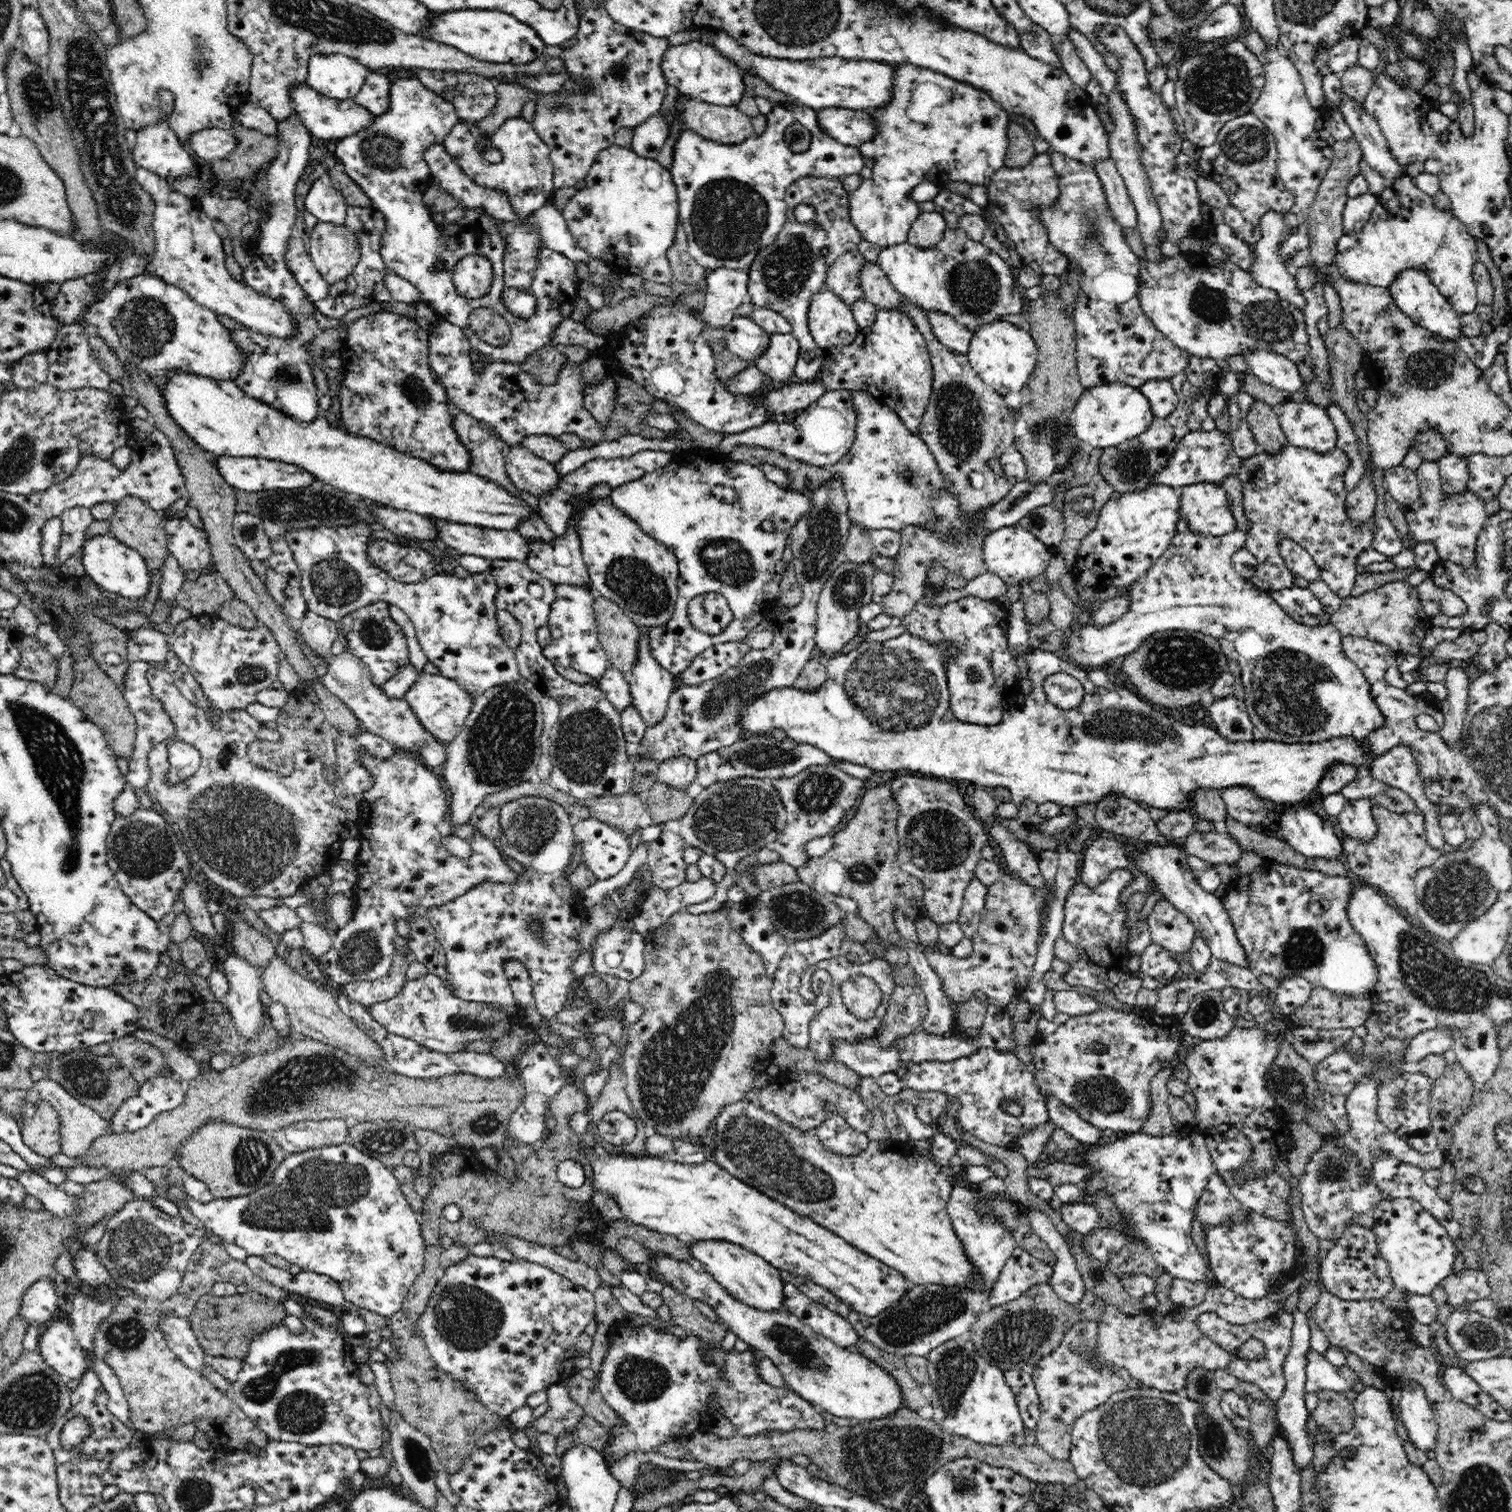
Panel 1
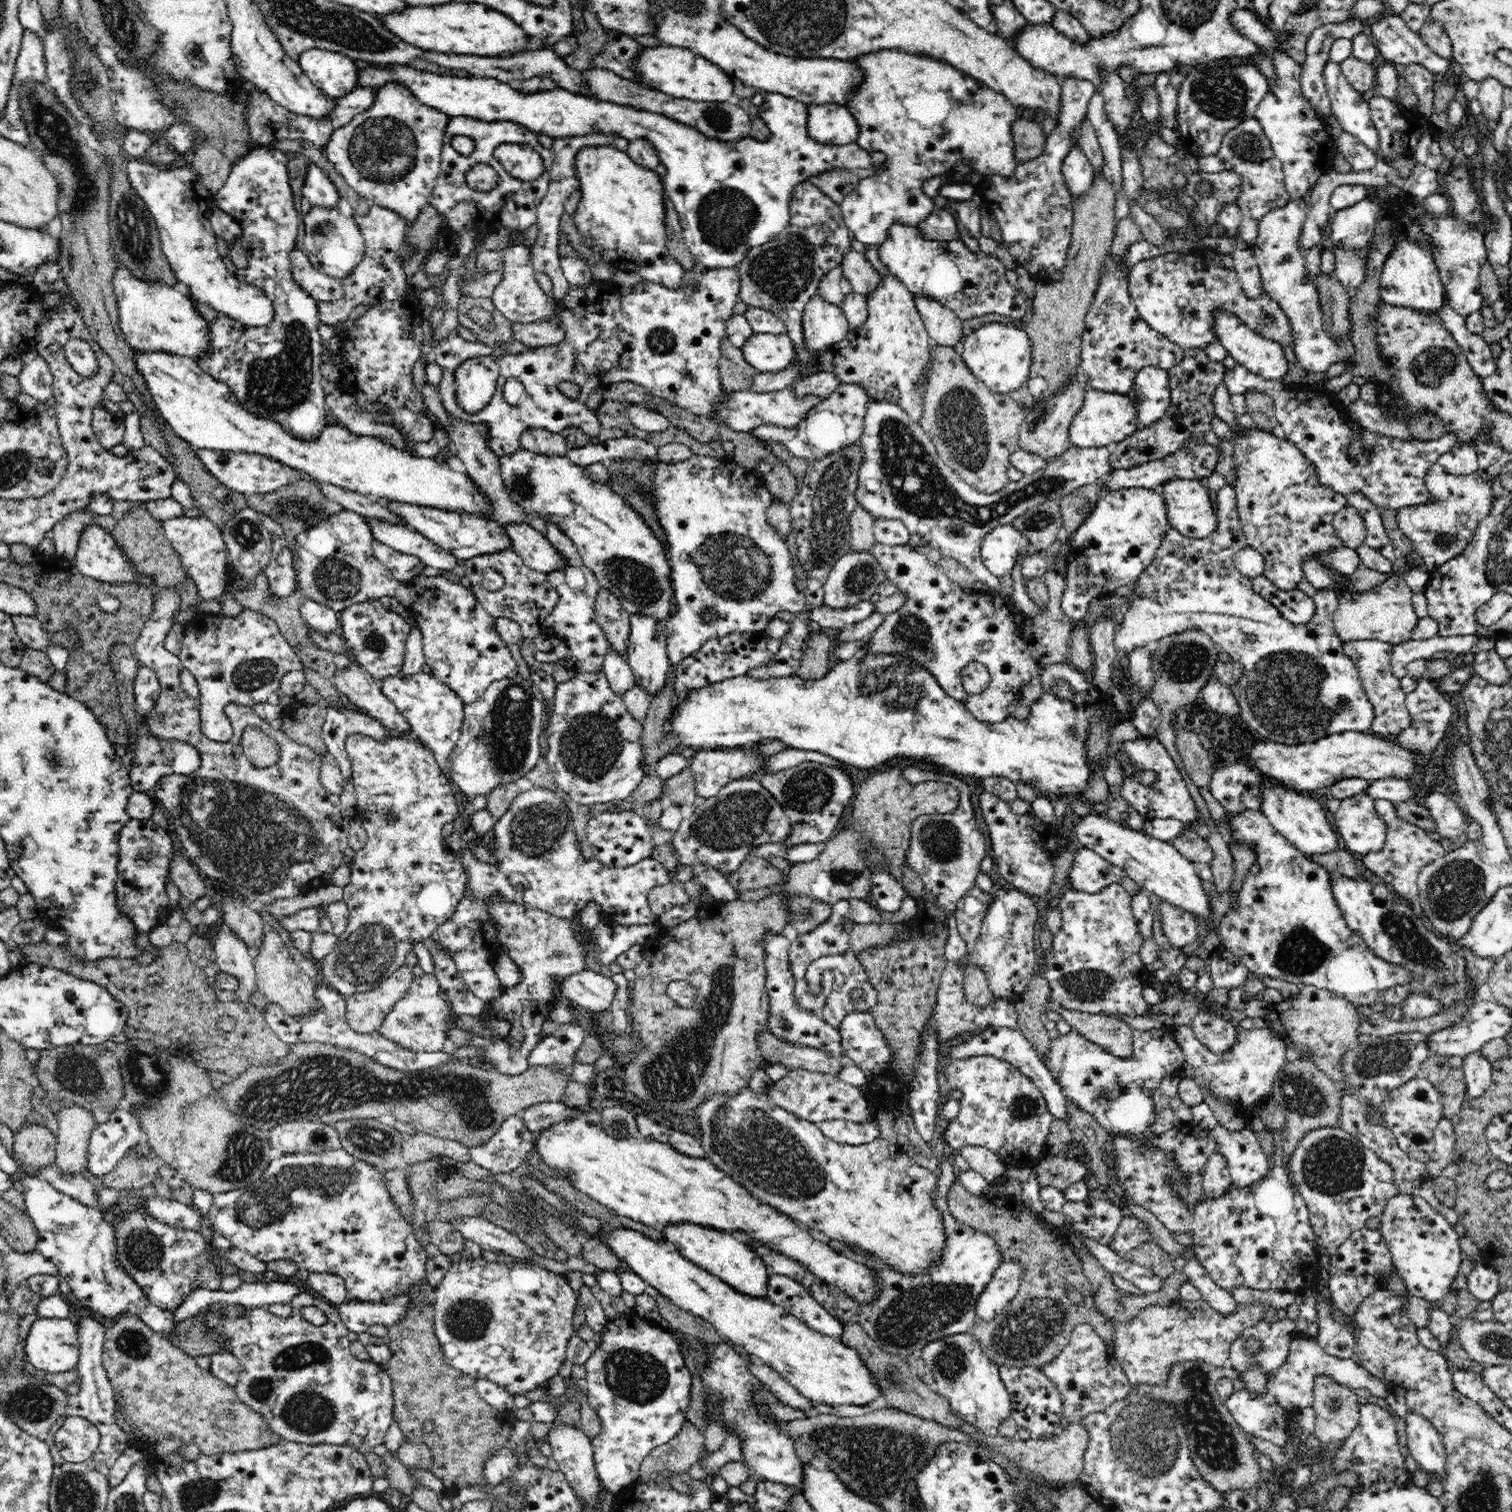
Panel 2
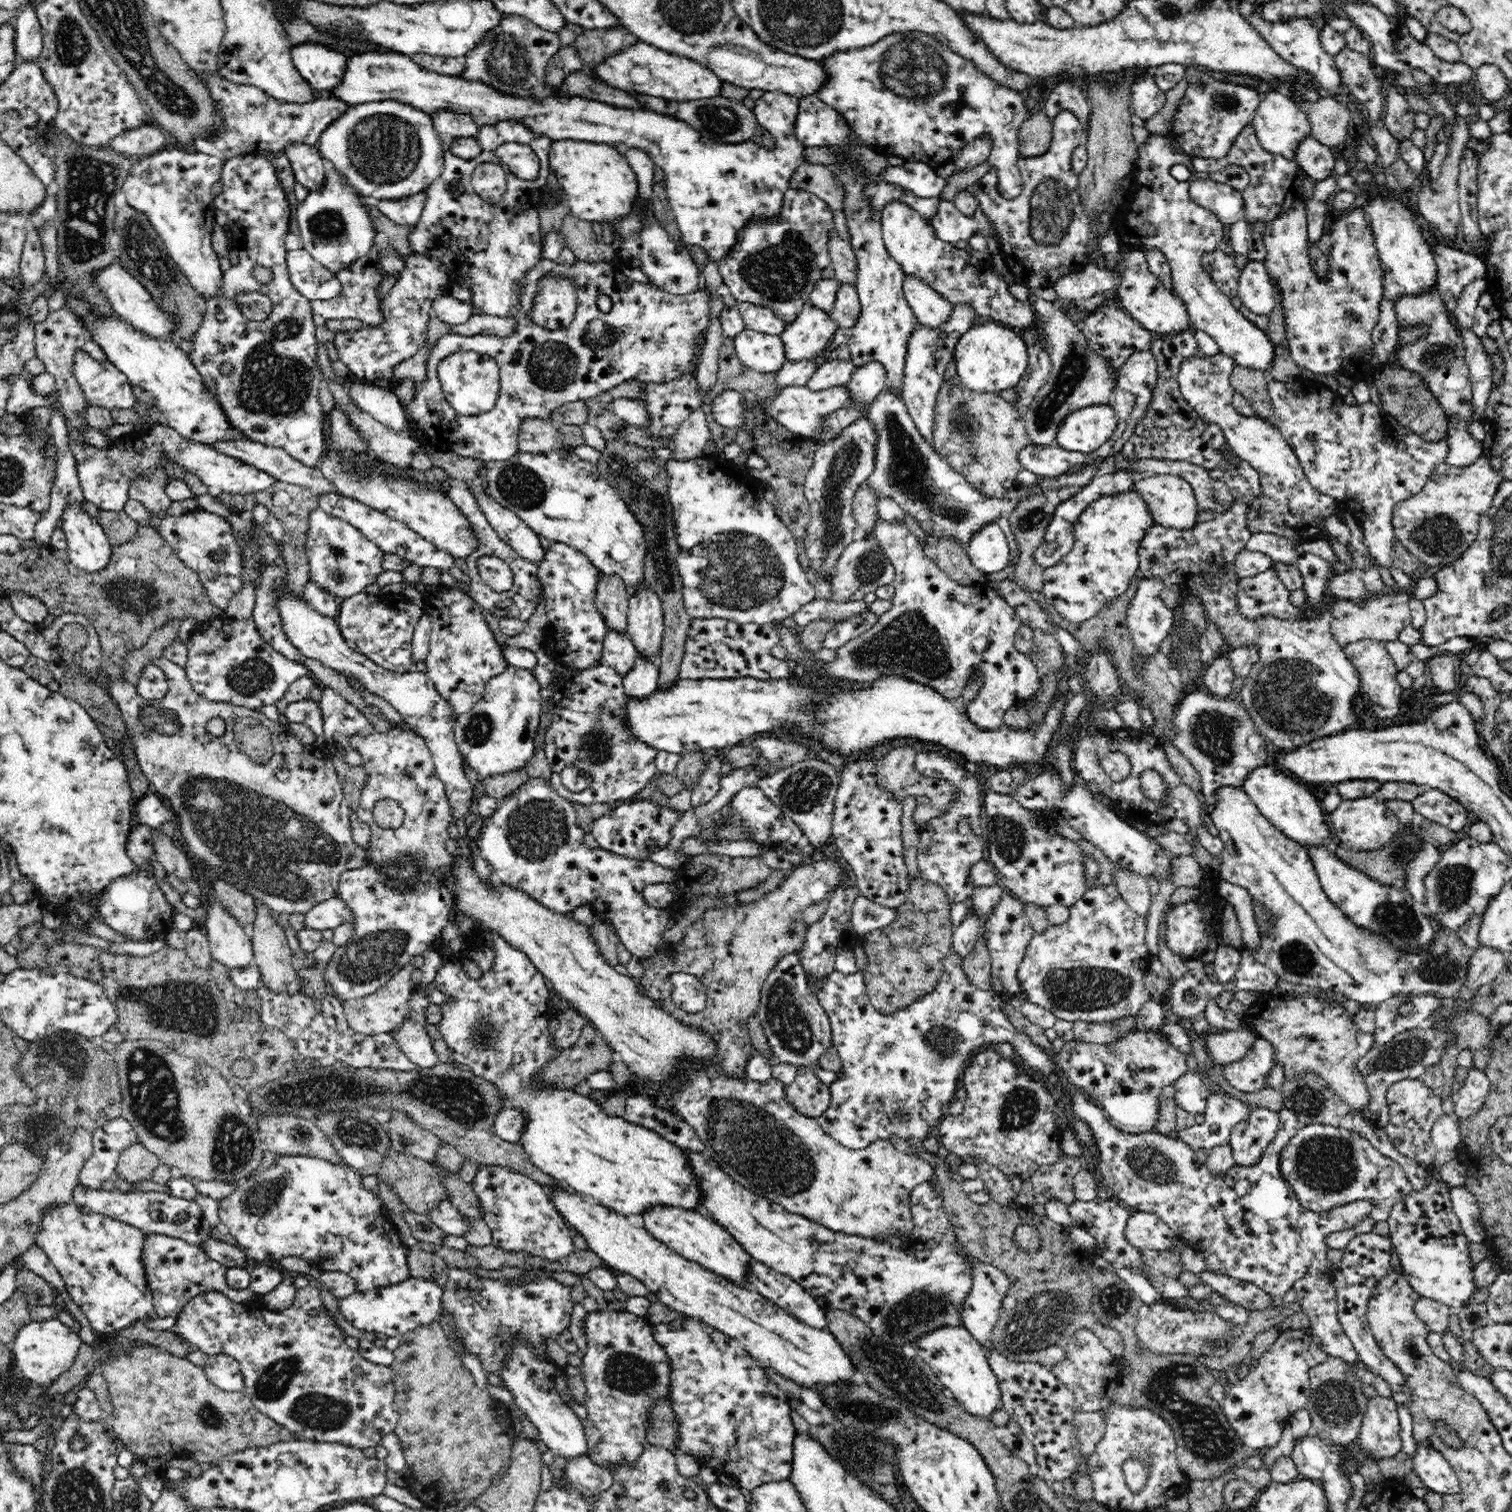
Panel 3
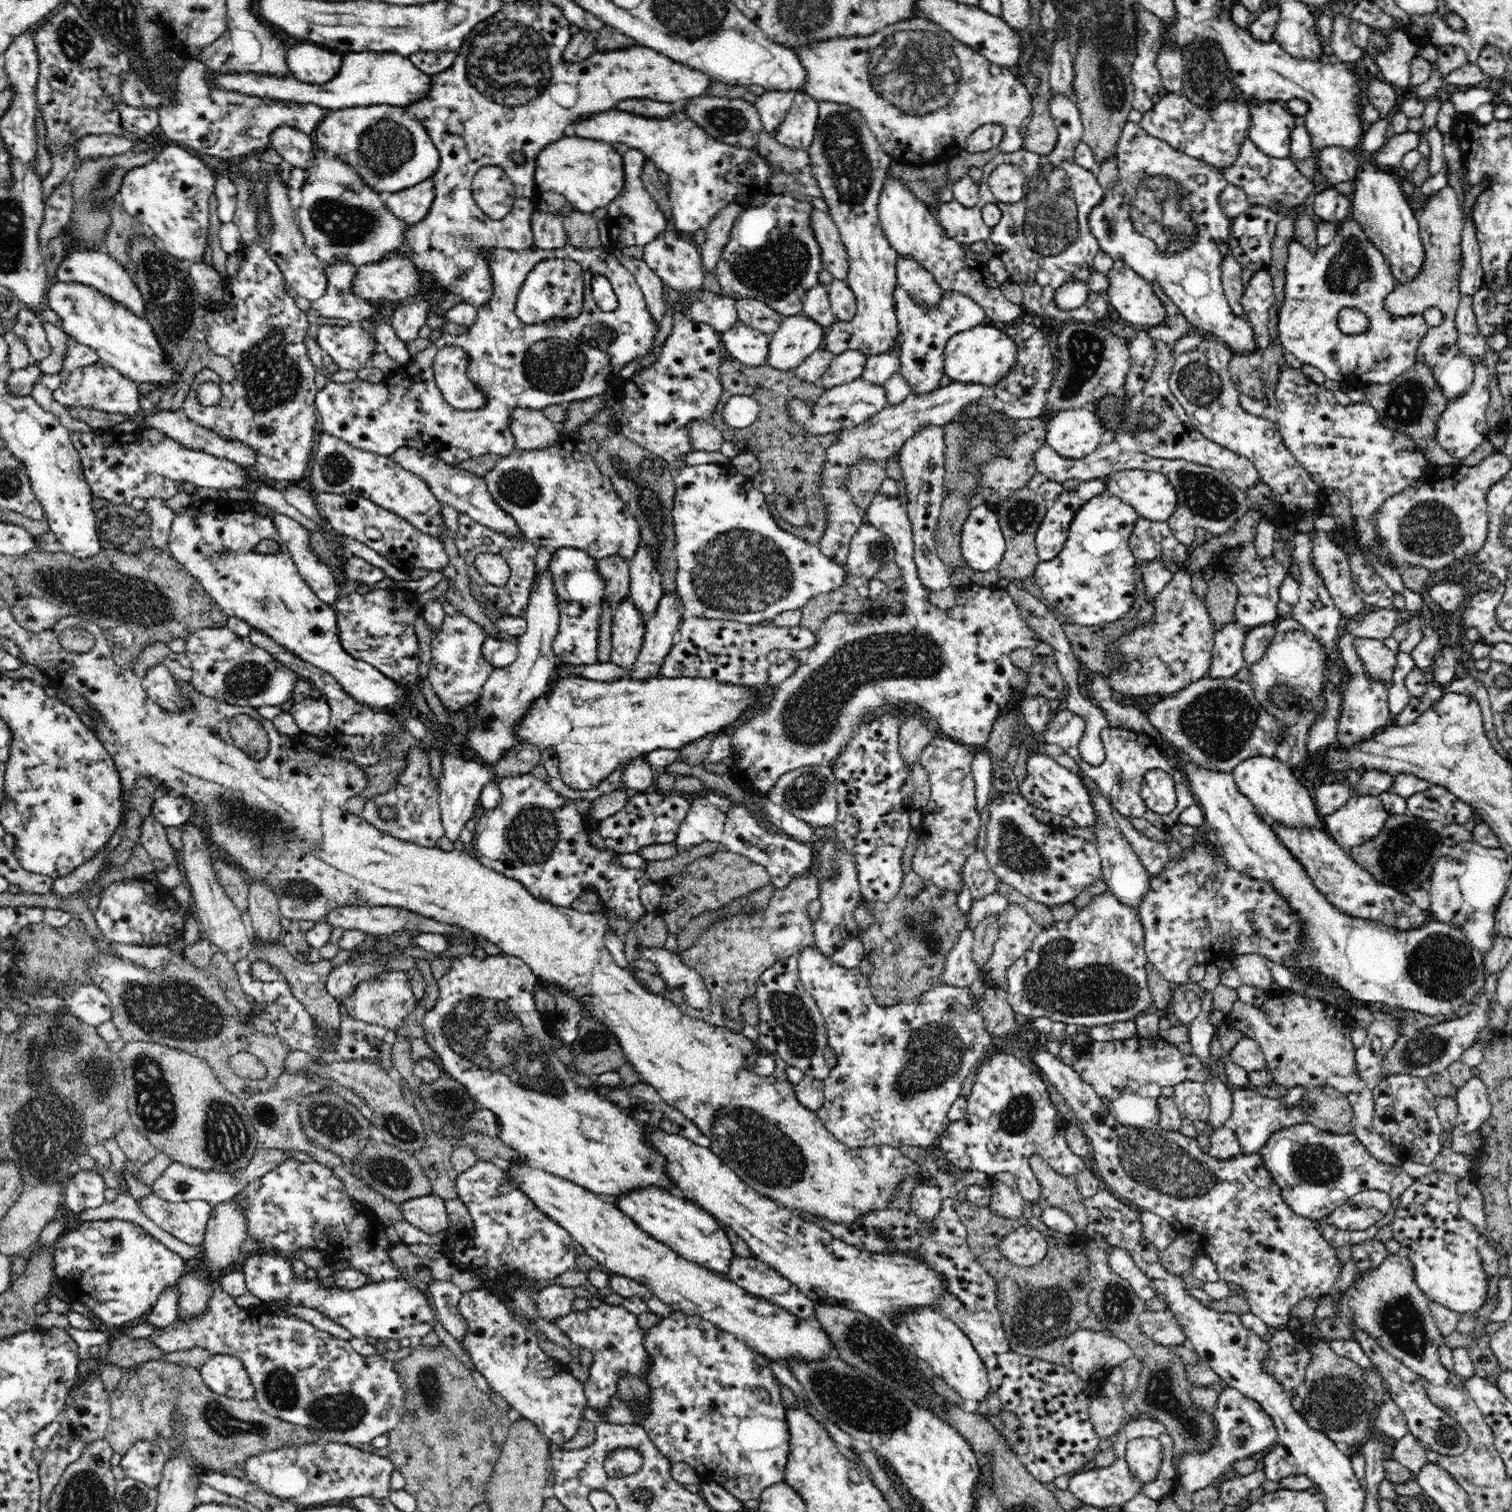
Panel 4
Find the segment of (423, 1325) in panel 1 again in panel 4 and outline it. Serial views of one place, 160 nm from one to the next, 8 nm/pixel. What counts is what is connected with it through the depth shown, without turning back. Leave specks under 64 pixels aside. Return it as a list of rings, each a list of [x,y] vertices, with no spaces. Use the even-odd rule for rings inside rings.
[[[547,1284],[538,1294],[538,1316],[554,1324],[556,1320],[575,1315],[574,1300],[576,1298],[572,1287]]]

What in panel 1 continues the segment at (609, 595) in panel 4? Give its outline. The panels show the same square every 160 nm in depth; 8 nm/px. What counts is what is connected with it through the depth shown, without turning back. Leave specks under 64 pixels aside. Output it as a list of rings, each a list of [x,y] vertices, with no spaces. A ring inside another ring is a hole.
[[[603,596],[595,597],[593,608],[598,623],[599,642],[609,663],[622,675],[630,674],[639,662],[640,628],[620,606]]]

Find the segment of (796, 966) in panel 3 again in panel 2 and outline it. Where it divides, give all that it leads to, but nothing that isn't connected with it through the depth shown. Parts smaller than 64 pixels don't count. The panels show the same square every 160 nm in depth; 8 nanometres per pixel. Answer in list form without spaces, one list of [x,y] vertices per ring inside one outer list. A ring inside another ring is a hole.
[[[766,929],[761,938],[764,943],[764,962],[766,969],[765,984],[767,995],[770,999],[770,1020],[768,1027],[774,1036],[782,1038],[784,1041],[792,1044],[802,1044],[816,1050],[824,1050],[832,1053],[836,1057],[843,1058],[841,1043],[841,1034],[839,1029],[832,1027],[831,1024],[824,1022],[822,1016],[814,1011],[799,1010],[793,1004],[793,978],[789,974],[788,954],[791,945],[790,940],[782,932]]]

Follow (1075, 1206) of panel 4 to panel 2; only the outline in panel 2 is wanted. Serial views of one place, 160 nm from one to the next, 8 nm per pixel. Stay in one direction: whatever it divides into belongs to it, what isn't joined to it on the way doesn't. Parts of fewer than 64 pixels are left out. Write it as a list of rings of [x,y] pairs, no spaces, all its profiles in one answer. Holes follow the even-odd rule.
[[[1062,1154],[1049,1155],[1033,1169],[1033,1172],[1041,1188],[1054,1186],[1061,1191],[1079,1180],[1091,1179],[1090,1171],[1084,1164],[1069,1160]]]

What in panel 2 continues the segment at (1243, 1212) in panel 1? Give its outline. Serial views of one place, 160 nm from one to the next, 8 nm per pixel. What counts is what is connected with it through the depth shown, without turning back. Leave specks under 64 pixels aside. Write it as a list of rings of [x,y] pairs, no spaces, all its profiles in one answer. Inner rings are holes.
[[[1218,1151],[1208,1158],[1202,1172],[1204,1200],[1216,1200],[1230,1190],[1233,1182],[1228,1170],[1227,1159]]]

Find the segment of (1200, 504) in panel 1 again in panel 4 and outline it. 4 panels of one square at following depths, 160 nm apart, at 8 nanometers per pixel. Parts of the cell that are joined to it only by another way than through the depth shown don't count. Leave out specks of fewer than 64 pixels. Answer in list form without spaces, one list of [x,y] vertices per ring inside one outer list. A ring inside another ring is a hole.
[[[1140,469],[1119,470],[1109,474],[1103,481],[1106,487],[1105,494],[1120,497],[1120,500],[1132,505],[1145,519],[1164,523],[1171,518],[1178,506],[1178,492],[1175,491],[1175,485],[1159,472]]]

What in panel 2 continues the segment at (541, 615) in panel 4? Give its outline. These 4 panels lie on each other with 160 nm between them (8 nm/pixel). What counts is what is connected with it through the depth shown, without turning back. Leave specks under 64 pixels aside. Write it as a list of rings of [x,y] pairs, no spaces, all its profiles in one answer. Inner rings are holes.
[[[522,676],[504,679],[490,684],[484,694],[472,704],[465,705],[461,734],[453,752],[448,756],[447,770],[452,782],[462,790],[466,798],[476,794],[491,794],[500,786],[515,783],[536,766],[541,757],[540,734],[542,703],[532,696],[532,686]]]

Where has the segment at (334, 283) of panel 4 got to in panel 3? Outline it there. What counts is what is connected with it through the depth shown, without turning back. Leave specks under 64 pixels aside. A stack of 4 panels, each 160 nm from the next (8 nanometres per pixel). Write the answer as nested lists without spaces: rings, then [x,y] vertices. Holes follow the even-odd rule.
[[[374,244],[372,250],[368,252],[366,257],[360,258],[357,263],[350,264],[343,271],[335,272],[336,279],[342,284],[342,291],[339,292],[338,298],[326,300],[311,300],[311,309],[314,313],[320,314],[325,320],[344,320],[344,318],[358,318],[363,324],[377,325],[381,321],[380,310],[377,310],[379,302],[378,291],[376,287],[388,275],[382,275],[378,272],[378,256],[383,252],[380,245]]]

